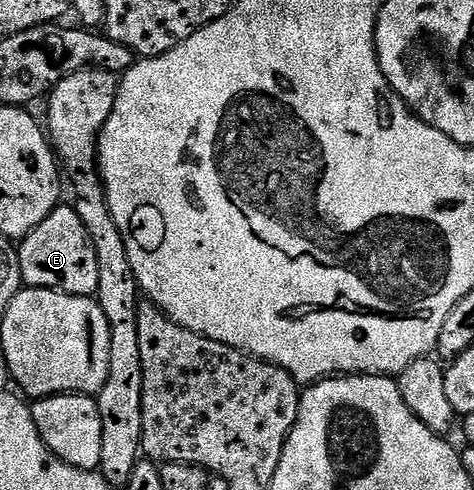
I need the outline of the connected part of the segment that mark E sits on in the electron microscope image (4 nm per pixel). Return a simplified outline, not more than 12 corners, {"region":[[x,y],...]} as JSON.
{"region":[[60,205],[17,244],[26,287],[98,294],[84,221]]}

